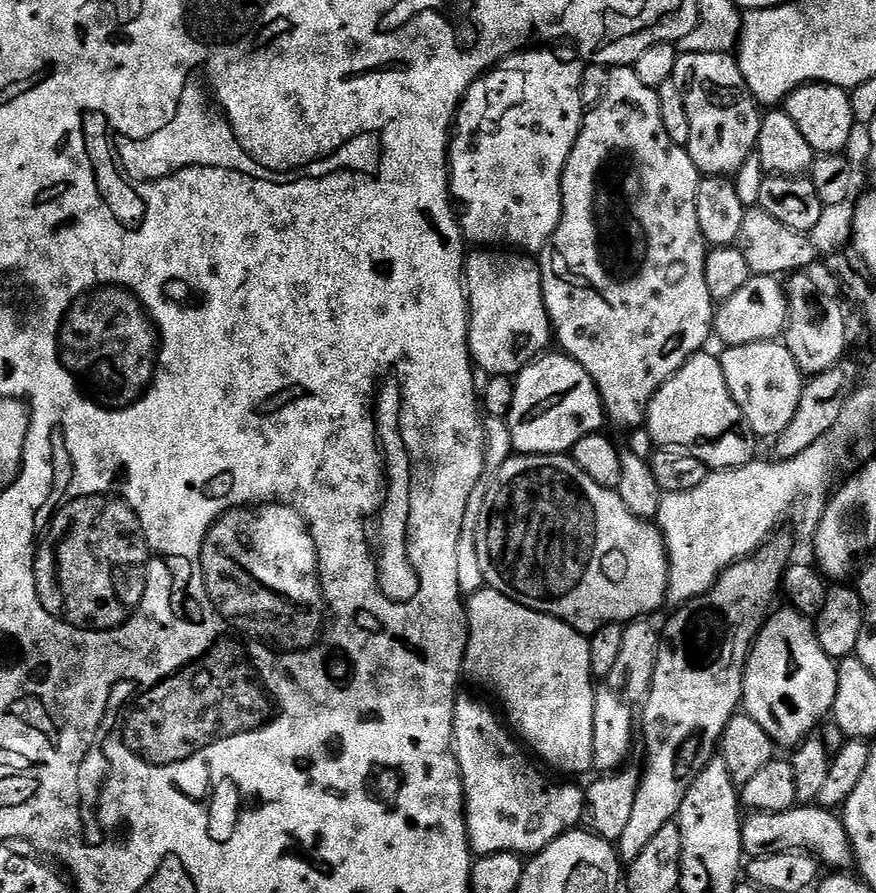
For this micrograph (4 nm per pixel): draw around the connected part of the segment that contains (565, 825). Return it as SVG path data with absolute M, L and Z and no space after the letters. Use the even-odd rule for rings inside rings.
M457 695L454 747L464 774L468 836L476 856L515 852L531 858L585 819L586 792L576 784L555 784L538 769L528 768L529 753L502 720L501 724L482 701Z

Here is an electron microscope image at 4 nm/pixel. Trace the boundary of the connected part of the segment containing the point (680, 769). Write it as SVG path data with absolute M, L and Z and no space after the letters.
M779 536L769 540L753 556L730 565L706 594L679 605L673 611L676 613L669 618L668 625L662 628L662 643L656 659L652 689L642 704L648 769L643 769L640 790L634 798L634 810L618 842L621 861L631 862L638 858L638 854L646 850L650 838L654 838L662 826L673 823L679 817L682 798L686 798L698 774L702 774L702 770L713 763L712 755L717 755L726 726L741 707L744 699L744 667L748 665L748 655L764 627L764 621L773 611L772 599L776 592L778 596L781 591L784 570L790 563L788 551L792 544L786 537Z

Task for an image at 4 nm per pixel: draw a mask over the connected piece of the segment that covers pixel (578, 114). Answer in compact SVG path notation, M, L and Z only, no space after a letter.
M525 50L514 53L513 56L508 57L503 66L497 66L491 72L481 76L479 80L475 80L468 88L468 93L464 95L463 100L460 101L460 111L456 113L448 154L450 187L453 201L459 208L460 231L464 233L464 239L469 245L476 244L472 246L495 246L500 250L523 250L528 254L536 254L546 247L560 221L562 214L562 174L566 162L570 158L570 150L574 150L574 142L580 133L586 111L584 92L580 89L584 84L585 65L576 58L563 60L562 57L555 56L552 52L532 51Z

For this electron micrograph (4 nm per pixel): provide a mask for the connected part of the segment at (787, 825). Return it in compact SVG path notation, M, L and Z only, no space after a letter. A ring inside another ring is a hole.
M797 806L785 812L754 812L741 823L740 829L744 851L752 858L799 850L815 856L821 865L829 864L832 870L848 870L854 864L852 843L843 819L835 811L821 806Z

